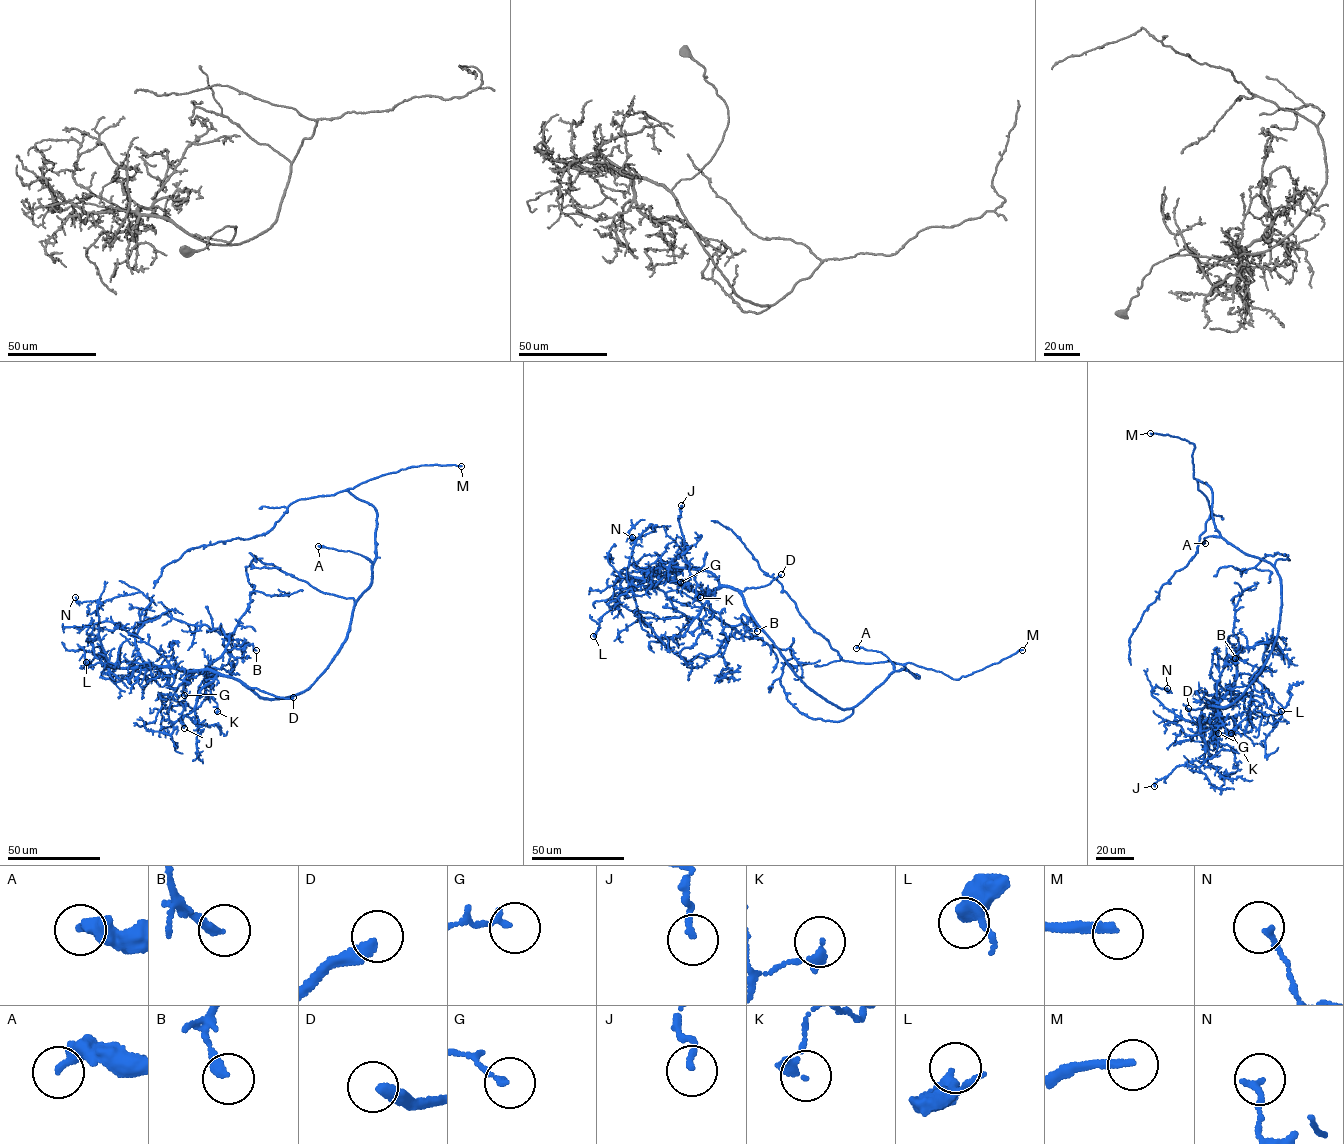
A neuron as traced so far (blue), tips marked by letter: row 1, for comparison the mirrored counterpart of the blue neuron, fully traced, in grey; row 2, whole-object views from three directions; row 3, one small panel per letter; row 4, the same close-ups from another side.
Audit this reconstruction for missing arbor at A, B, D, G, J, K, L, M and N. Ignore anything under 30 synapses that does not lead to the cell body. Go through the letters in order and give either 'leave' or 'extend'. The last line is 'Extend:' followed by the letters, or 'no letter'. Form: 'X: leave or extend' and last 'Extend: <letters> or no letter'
A: leave
B: leave
D: extend
G: leave
J: leave
K: leave
L: leave
M: extend
N: leave
Extend: D, M

